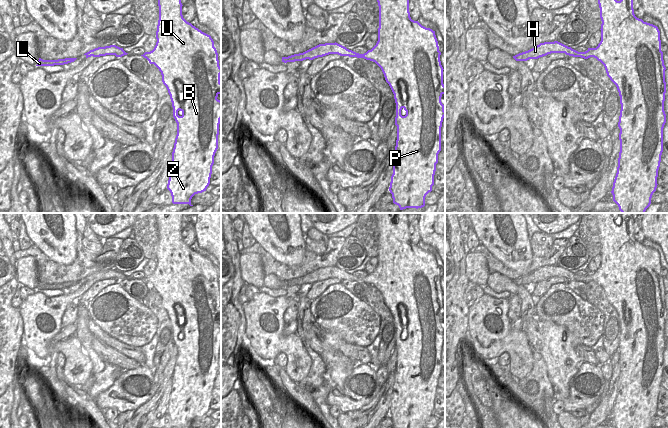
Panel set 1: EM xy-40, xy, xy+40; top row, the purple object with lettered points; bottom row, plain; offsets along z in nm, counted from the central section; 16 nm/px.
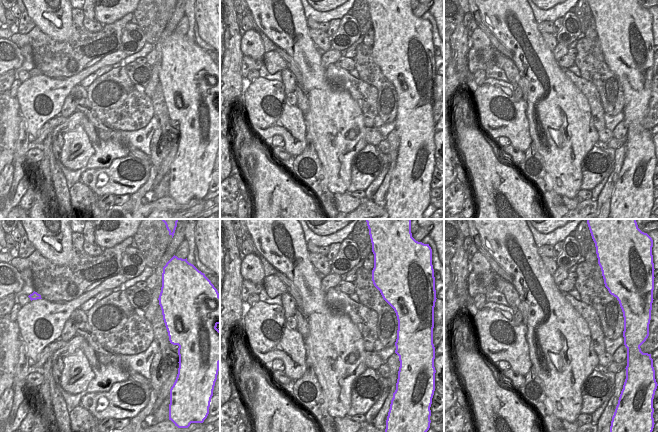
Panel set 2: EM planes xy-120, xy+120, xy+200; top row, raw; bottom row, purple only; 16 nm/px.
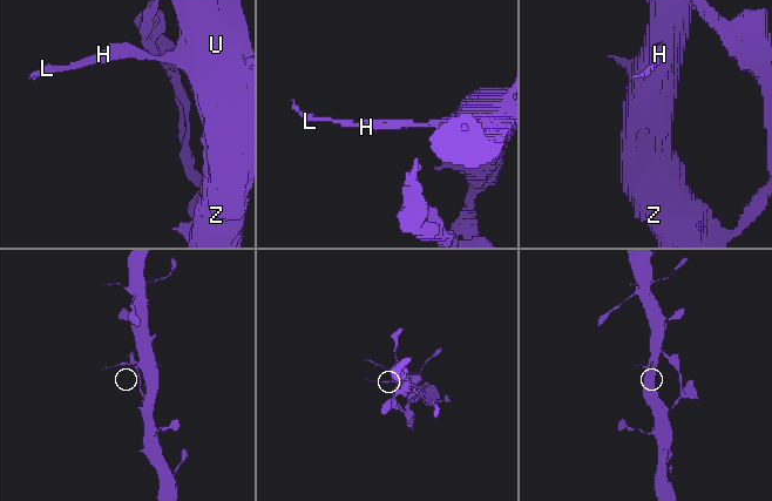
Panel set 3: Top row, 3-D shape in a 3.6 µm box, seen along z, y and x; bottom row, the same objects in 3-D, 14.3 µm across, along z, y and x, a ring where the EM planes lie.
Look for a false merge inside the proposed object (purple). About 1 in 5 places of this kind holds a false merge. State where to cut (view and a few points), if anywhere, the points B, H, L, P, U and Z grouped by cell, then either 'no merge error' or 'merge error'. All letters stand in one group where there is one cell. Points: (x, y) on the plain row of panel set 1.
no cut | B H L P U Z | no merge error

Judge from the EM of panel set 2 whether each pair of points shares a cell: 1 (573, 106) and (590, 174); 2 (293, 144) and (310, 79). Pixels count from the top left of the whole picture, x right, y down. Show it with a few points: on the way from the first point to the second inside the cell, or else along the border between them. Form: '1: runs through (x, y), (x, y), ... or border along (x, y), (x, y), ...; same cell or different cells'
1: border along (596, 142), (581, 163), (581, 178); different cells
2: border along (303, 116), (306, 132); different cells

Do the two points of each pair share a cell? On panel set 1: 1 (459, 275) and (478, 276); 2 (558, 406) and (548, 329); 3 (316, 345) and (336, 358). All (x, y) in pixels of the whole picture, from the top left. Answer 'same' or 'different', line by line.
1: different
2: same
3: different

